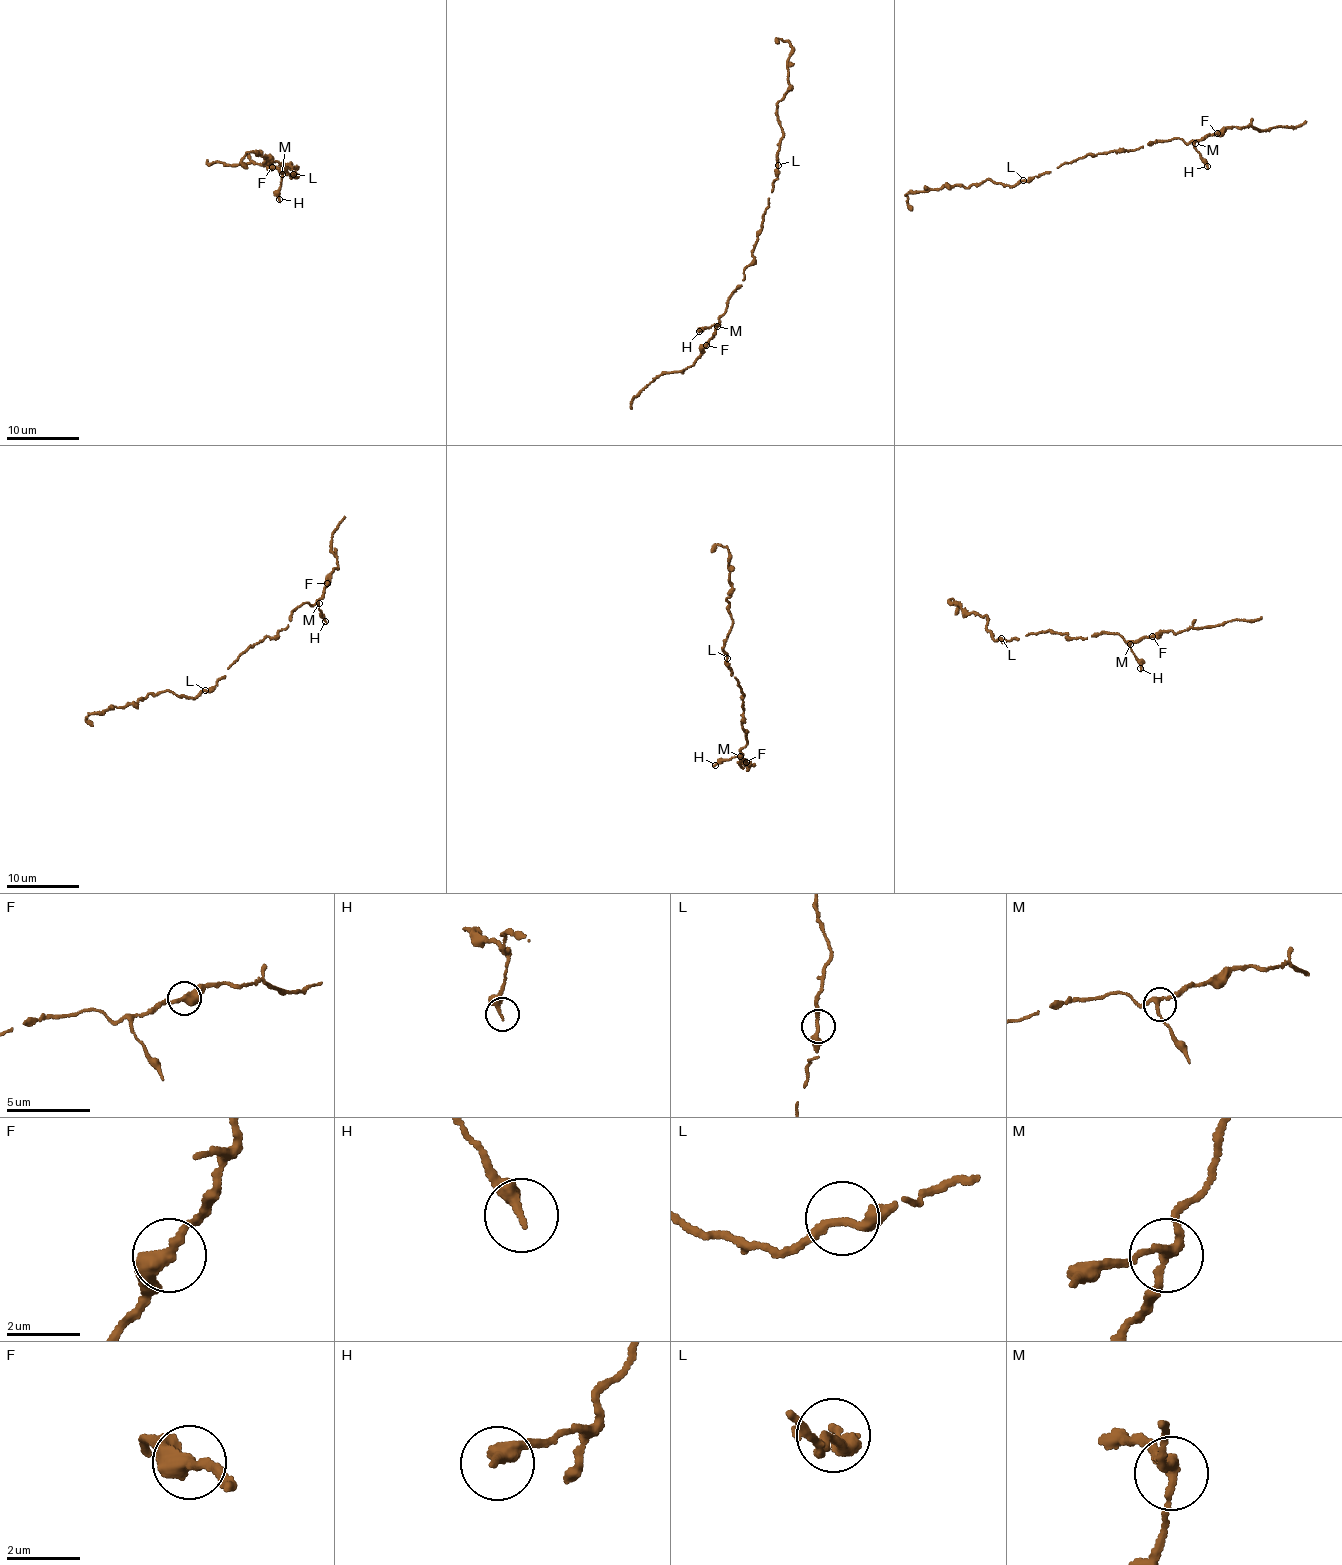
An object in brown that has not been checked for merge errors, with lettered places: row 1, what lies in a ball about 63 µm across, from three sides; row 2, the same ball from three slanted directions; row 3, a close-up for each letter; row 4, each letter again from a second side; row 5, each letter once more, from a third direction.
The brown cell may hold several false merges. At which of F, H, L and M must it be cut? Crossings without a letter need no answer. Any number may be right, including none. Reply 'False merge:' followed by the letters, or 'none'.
False merge: none

